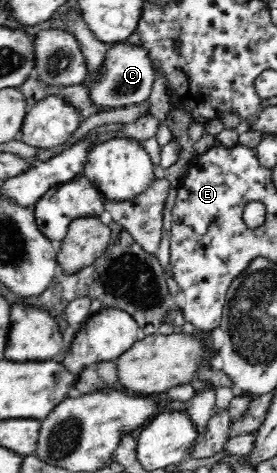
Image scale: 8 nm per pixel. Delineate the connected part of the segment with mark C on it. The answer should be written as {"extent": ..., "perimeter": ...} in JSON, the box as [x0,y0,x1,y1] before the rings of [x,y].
{"extent":[85,41,155,112],"perimeter":[[[123,41],[112,44],[105,57],[103,71],[97,80],[87,79],[85,83],[91,86],[92,100],[102,107],[104,112],[107,108],[122,108],[148,100],[153,91],[155,74],[155,64],[149,56],[149,50],[143,44],[135,45]]]}

